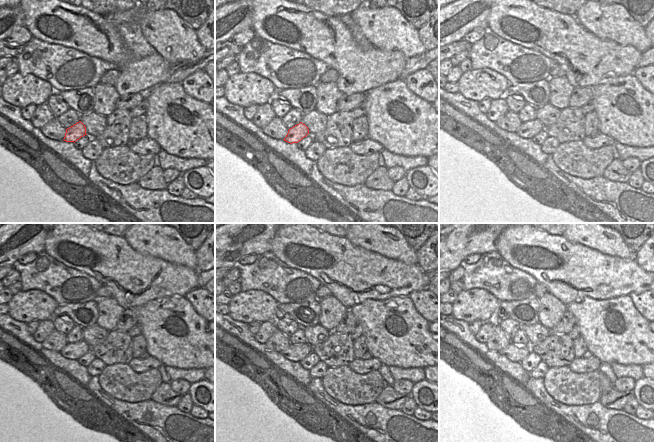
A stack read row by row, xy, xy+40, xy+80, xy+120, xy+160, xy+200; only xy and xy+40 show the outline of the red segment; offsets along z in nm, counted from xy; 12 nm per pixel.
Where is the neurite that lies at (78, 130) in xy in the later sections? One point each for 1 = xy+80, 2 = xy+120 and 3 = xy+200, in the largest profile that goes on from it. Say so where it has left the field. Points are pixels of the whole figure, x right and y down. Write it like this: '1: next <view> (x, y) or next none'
1: next xy+80 (529, 129)
2: next xy+120 (74, 351)
3: next xy+200 (516, 353)

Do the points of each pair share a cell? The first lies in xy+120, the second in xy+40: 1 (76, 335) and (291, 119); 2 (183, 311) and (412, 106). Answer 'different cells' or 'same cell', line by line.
1: same cell
2: same cell

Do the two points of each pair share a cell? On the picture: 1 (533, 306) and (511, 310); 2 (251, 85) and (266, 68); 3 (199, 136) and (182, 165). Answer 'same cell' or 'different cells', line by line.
1: same cell
2: different cells
3: different cells

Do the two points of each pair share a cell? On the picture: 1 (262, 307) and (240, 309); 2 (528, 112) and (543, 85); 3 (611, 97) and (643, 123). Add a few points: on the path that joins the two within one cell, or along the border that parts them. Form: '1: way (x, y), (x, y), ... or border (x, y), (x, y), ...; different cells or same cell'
1: way (257, 307), (245, 307); same cell
2: border (525, 103), (528, 103), (535, 110); different cells
3: way (613, 107), (633, 117); same cell

